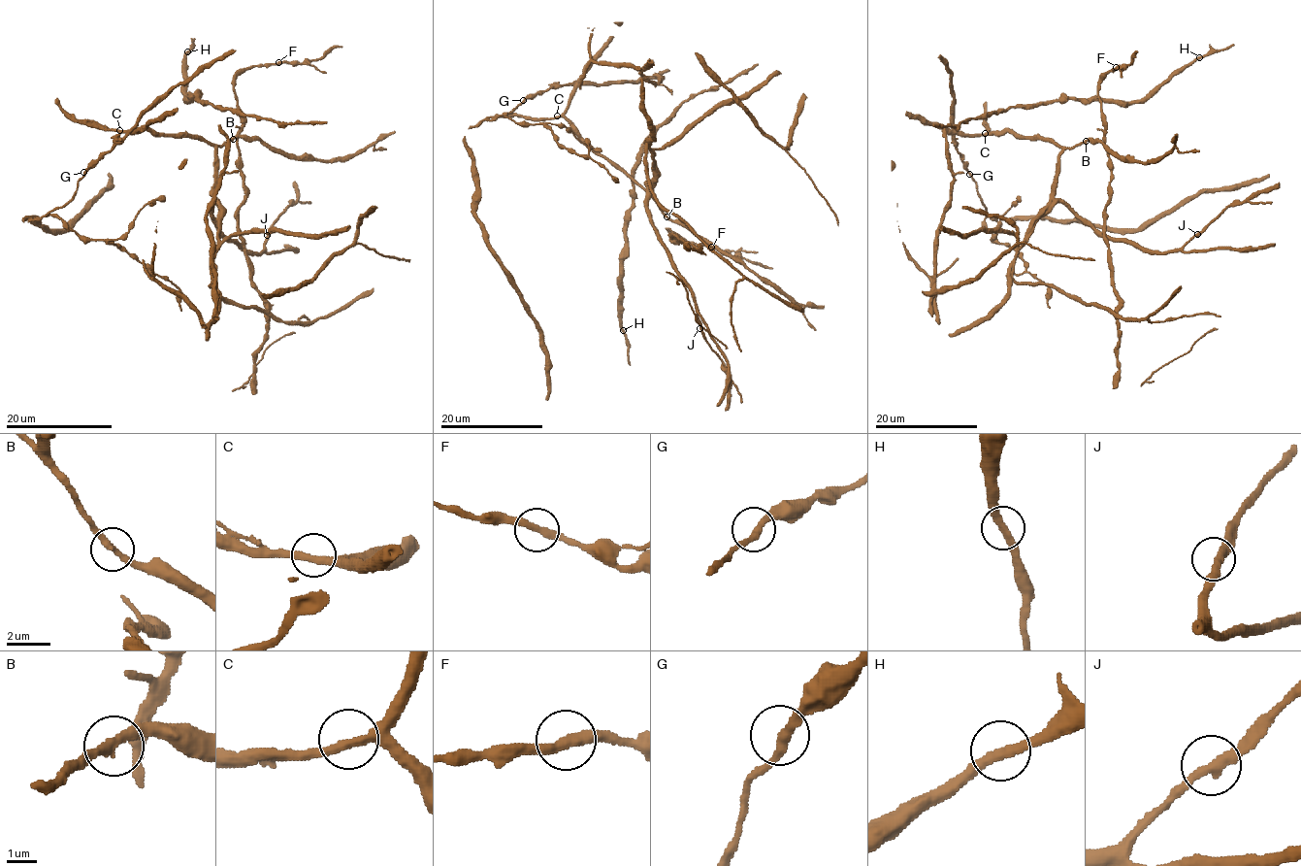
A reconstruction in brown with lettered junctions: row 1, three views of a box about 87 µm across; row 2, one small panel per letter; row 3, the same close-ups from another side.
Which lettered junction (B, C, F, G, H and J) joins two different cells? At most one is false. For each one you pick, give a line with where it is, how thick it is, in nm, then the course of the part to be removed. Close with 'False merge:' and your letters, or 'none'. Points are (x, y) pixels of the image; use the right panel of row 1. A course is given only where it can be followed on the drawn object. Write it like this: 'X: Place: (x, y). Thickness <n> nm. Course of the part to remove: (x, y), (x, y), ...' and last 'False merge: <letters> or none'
False merge: none

